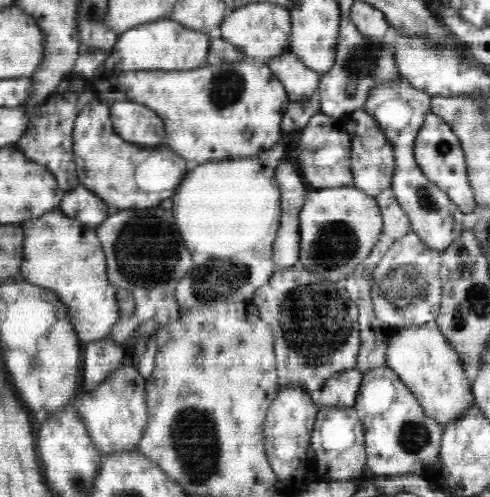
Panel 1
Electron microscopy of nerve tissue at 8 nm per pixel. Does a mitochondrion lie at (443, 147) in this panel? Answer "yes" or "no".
yes

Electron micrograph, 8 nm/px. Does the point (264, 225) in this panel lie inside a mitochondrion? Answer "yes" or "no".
no

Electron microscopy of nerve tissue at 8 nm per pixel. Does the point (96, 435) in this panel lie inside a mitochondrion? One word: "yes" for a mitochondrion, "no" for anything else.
no

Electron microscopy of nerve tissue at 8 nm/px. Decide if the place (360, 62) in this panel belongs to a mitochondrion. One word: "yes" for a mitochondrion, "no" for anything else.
yes

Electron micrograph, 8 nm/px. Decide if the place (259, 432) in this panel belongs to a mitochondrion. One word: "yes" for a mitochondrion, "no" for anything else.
no

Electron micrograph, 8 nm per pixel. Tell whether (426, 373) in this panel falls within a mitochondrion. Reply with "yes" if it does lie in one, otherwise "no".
no

